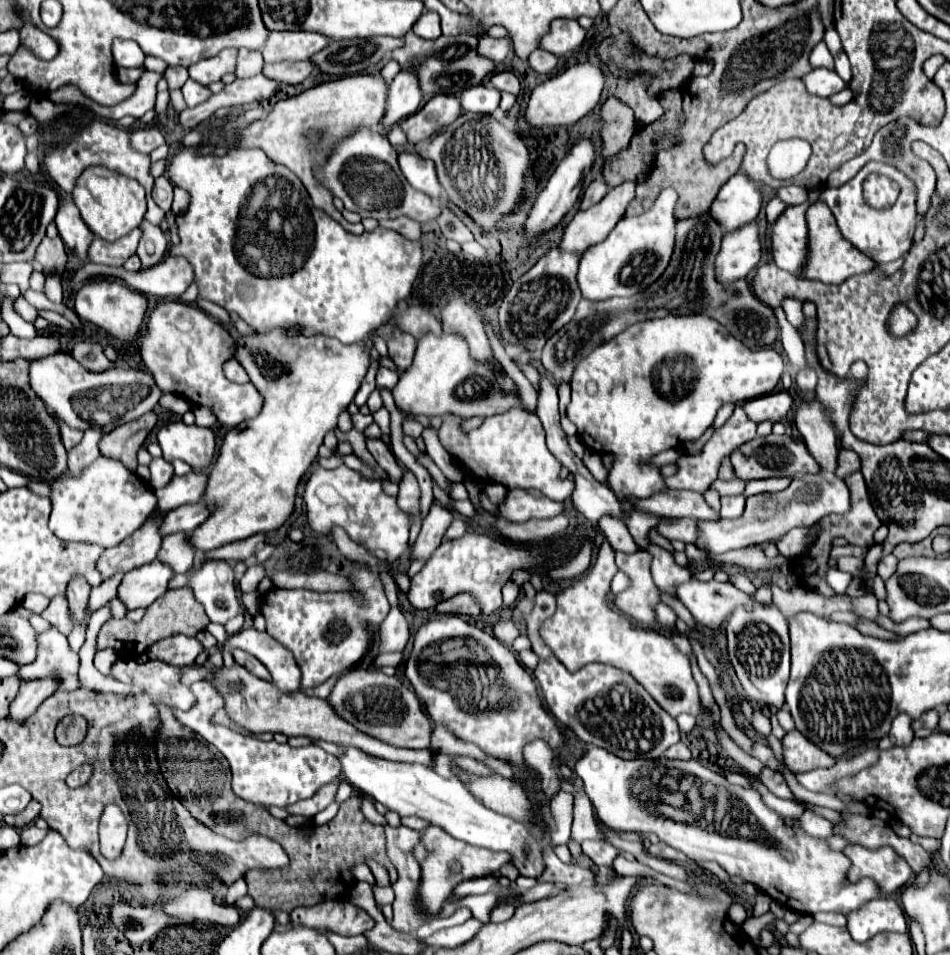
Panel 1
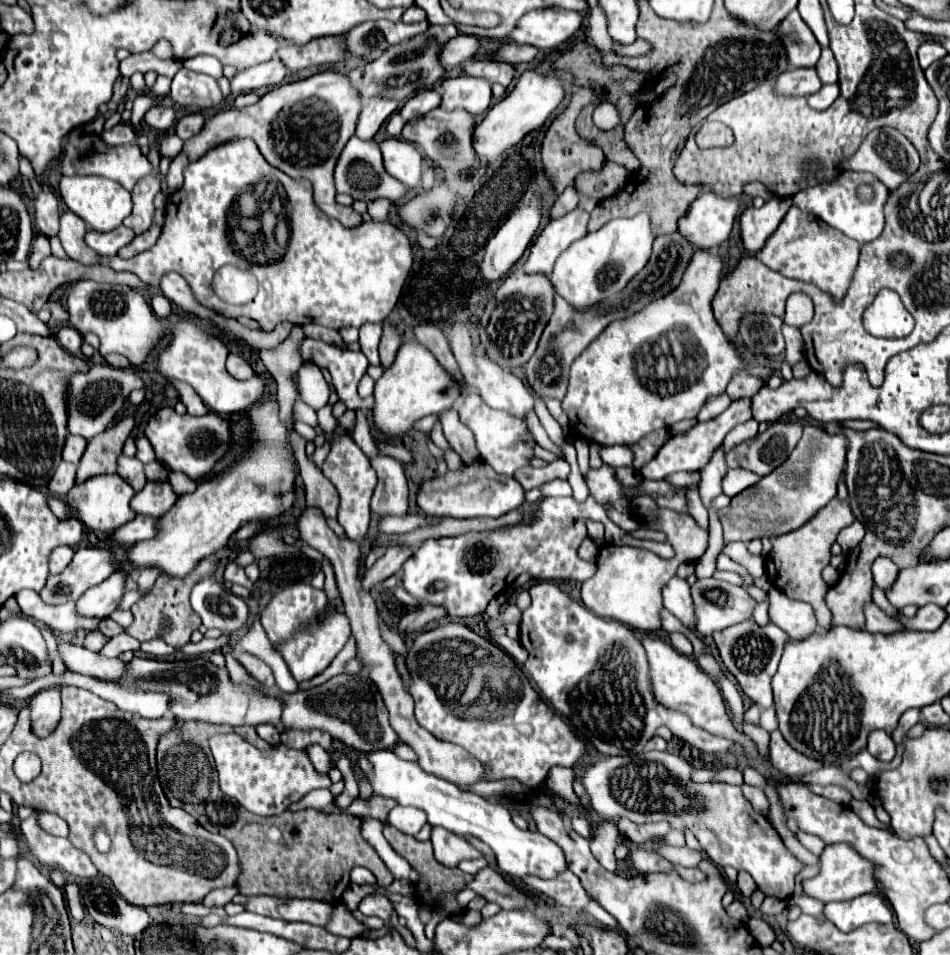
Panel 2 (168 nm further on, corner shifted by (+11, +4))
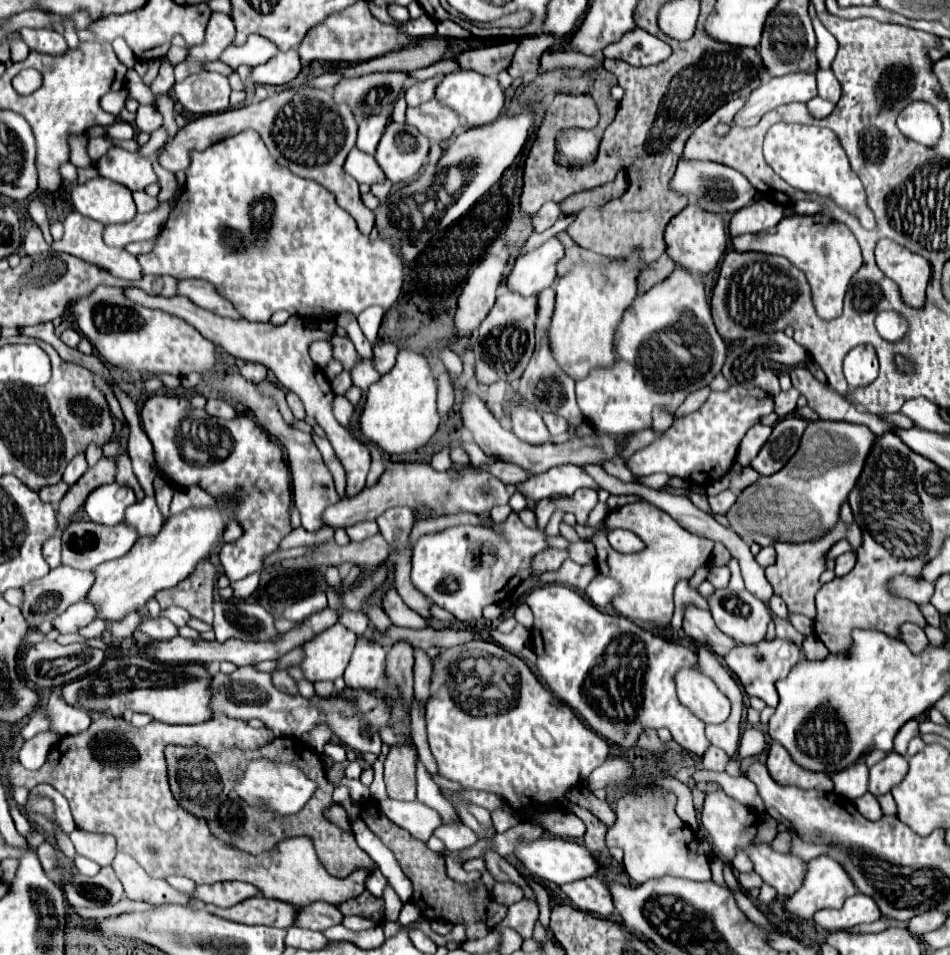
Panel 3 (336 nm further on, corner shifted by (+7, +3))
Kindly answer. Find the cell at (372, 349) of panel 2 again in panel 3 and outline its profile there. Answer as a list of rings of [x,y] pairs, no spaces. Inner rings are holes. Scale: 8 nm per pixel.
[[[370,306],[370,308],[366,308],[364,312],[358,314],[358,324],[360,324],[364,336],[366,336],[372,344],[376,342],[382,316],[384,316],[384,310],[382,310],[380,306]]]

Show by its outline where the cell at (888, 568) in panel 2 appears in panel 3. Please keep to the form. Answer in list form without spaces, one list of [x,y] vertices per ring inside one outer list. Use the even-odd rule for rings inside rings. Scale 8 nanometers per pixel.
[[[896,576],[890,584],[890,588],[908,600],[914,600],[916,604],[928,604],[934,594],[934,584],[926,580],[912,580],[908,576]]]

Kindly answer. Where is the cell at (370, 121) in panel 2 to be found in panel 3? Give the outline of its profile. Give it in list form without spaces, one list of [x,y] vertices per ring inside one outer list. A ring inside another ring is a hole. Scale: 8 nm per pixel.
[[[370,116],[370,118],[364,118],[360,124],[358,124],[358,140],[356,140],[356,148],[366,152],[366,154],[374,154],[376,152],[376,146],[380,142],[380,136],[384,132],[388,124],[388,118],[386,116]]]

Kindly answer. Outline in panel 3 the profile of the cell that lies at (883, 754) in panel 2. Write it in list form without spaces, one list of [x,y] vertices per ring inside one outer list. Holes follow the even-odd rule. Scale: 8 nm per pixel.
[[[890,752],[882,762],[870,768],[870,792],[874,796],[882,796],[898,786],[908,772],[908,762],[904,756]]]

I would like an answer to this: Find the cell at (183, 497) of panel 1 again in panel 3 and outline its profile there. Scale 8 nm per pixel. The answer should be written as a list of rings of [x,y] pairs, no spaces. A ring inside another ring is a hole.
[[[144,498],[142,502],[132,504],[126,510],[126,520],[128,522],[124,522],[124,524],[132,526],[140,538],[142,536],[144,538],[154,538],[164,524],[164,516],[158,510],[154,498]]]

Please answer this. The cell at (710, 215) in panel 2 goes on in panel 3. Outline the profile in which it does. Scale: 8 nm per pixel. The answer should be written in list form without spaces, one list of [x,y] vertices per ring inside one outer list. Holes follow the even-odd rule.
[[[688,204],[680,214],[676,214],[668,222],[664,242],[666,242],[666,254],[668,258],[672,258],[676,266],[682,266],[684,270],[696,276],[706,276],[716,268],[720,258],[724,256],[728,234],[720,214],[706,214],[706,210],[700,210],[696,204]]]

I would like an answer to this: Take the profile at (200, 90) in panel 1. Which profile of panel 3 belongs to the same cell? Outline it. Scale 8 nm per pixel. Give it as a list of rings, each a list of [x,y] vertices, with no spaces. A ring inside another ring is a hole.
[[[216,72],[192,74],[174,86],[174,96],[192,114],[214,114],[228,110],[230,84]]]

